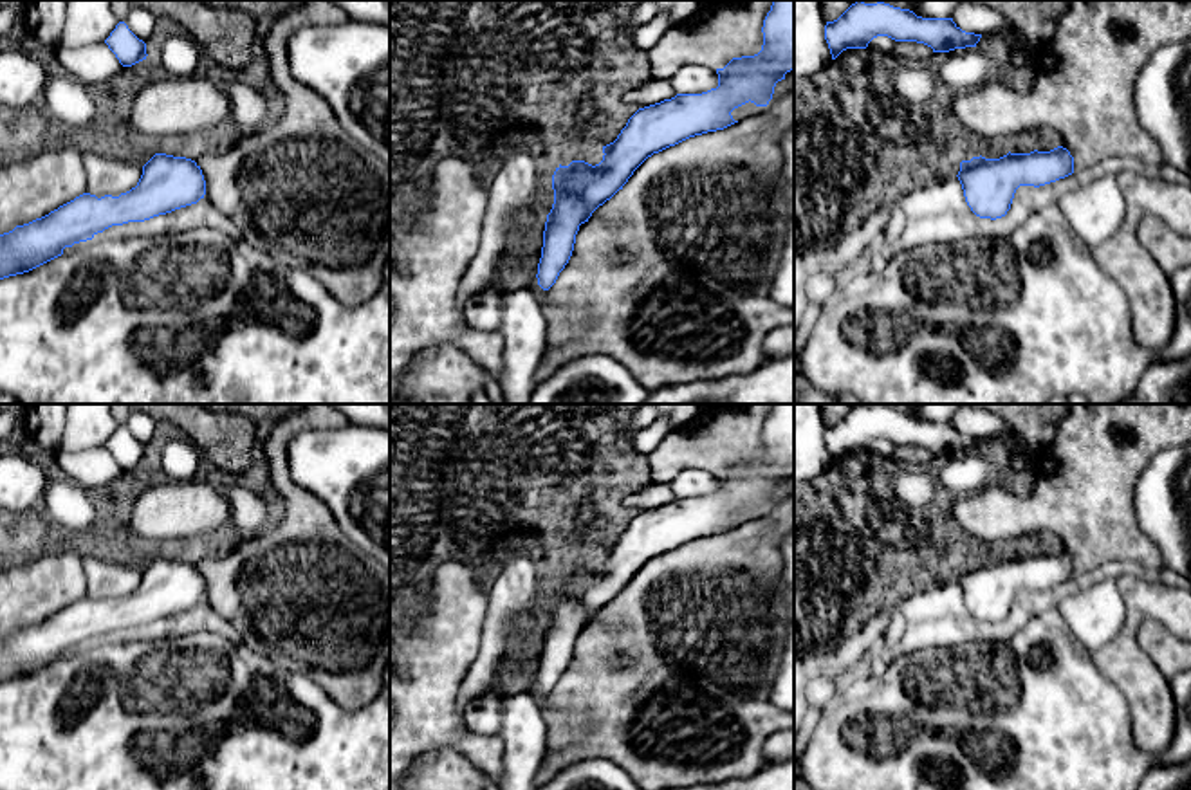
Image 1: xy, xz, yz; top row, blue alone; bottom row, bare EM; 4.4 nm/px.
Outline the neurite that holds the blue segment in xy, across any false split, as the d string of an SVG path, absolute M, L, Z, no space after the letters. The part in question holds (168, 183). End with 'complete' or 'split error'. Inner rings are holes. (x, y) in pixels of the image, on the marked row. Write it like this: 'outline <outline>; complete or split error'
outline M155 153L144 166L135 188L119 197L83 193L74 200L60 206L49 215L29 224L16 225L13 231L0 234L0 280L29 272L63 254L65 247L92 240L97 233L112 225L128 222L144 222L159 215L197 204L206 195L206 180L200 166L186 157Z; complete

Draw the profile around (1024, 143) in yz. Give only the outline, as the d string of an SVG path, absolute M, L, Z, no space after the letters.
M1021 132L1003 141L1003 146L1011 153L1030 153L1036 150L1036 137L1034 132Z

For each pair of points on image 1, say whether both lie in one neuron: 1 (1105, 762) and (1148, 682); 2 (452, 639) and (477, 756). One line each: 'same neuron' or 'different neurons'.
1: different neurons
2: same neuron

